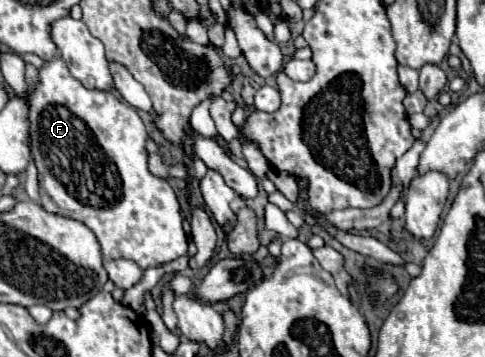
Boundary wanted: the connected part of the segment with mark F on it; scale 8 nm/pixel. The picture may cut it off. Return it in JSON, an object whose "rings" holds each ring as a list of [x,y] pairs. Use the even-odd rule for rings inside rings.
{"rings":[[[62,58],[46,62],[38,74],[40,86],[32,92],[30,102],[30,138],[40,190],[54,204],[52,212],[84,222],[98,238],[104,260],[128,258],[146,270],[186,256],[188,238],[182,228],[178,198],[166,180],[156,178],[148,170],[148,152],[144,146],[148,134],[136,108],[128,106],[112,92],[84,88],[70,76]]]}

